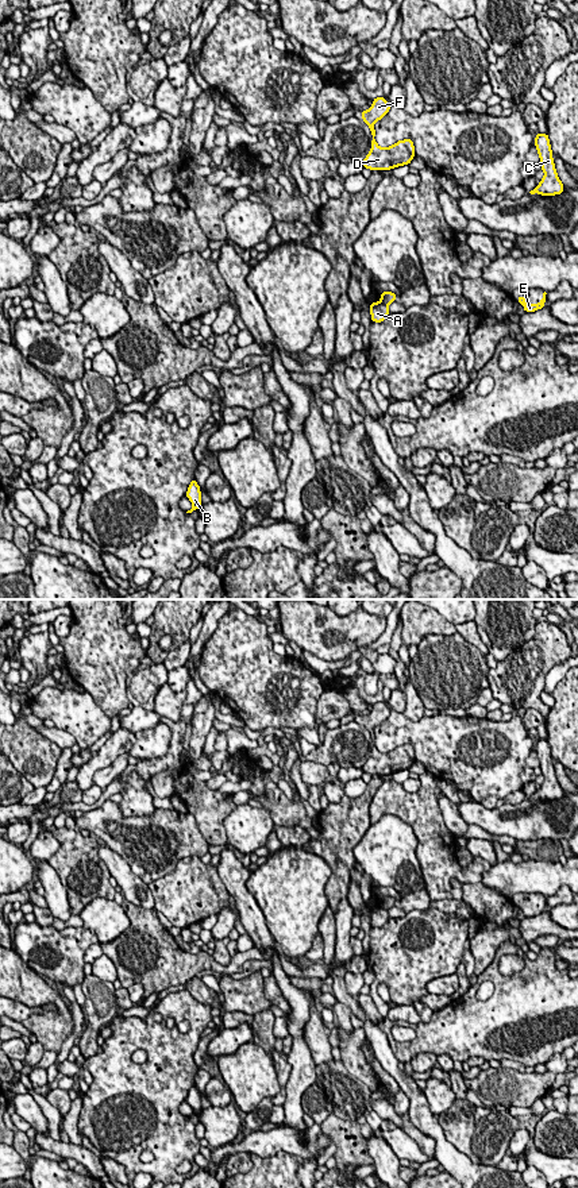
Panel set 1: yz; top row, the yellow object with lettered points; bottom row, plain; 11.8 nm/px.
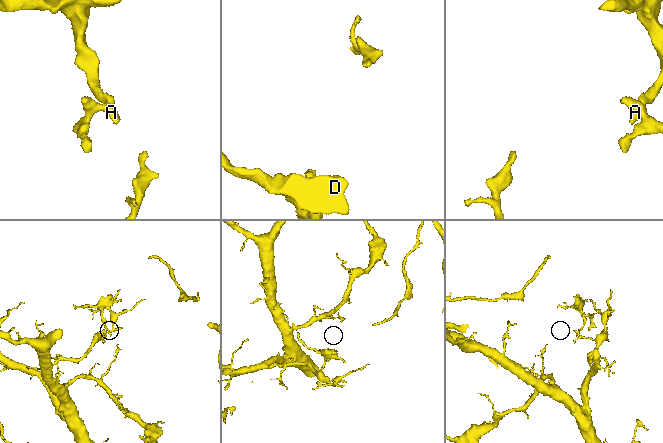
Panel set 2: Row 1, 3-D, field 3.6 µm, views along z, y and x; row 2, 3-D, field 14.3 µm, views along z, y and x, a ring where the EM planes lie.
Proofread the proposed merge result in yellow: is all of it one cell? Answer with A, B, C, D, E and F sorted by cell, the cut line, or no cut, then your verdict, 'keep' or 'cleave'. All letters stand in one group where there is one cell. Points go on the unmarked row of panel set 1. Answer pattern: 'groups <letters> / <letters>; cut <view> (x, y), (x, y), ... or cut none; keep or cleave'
groups A B C E / D F; cut yz (380, 906), (386, 910); cleave

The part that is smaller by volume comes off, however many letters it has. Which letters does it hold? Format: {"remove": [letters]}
{"remove": ["D", "F"]}

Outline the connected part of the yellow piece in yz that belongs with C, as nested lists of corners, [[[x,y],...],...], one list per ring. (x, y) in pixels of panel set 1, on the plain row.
[[[536,738],[535,751],[540,761],[540,770],[542,775],[544,776],[544,782],[540,788],[529,798],[539,798],[542,801],[560,799],[563,796],[563,788],[560,787],[555,775],[548,740]]]

